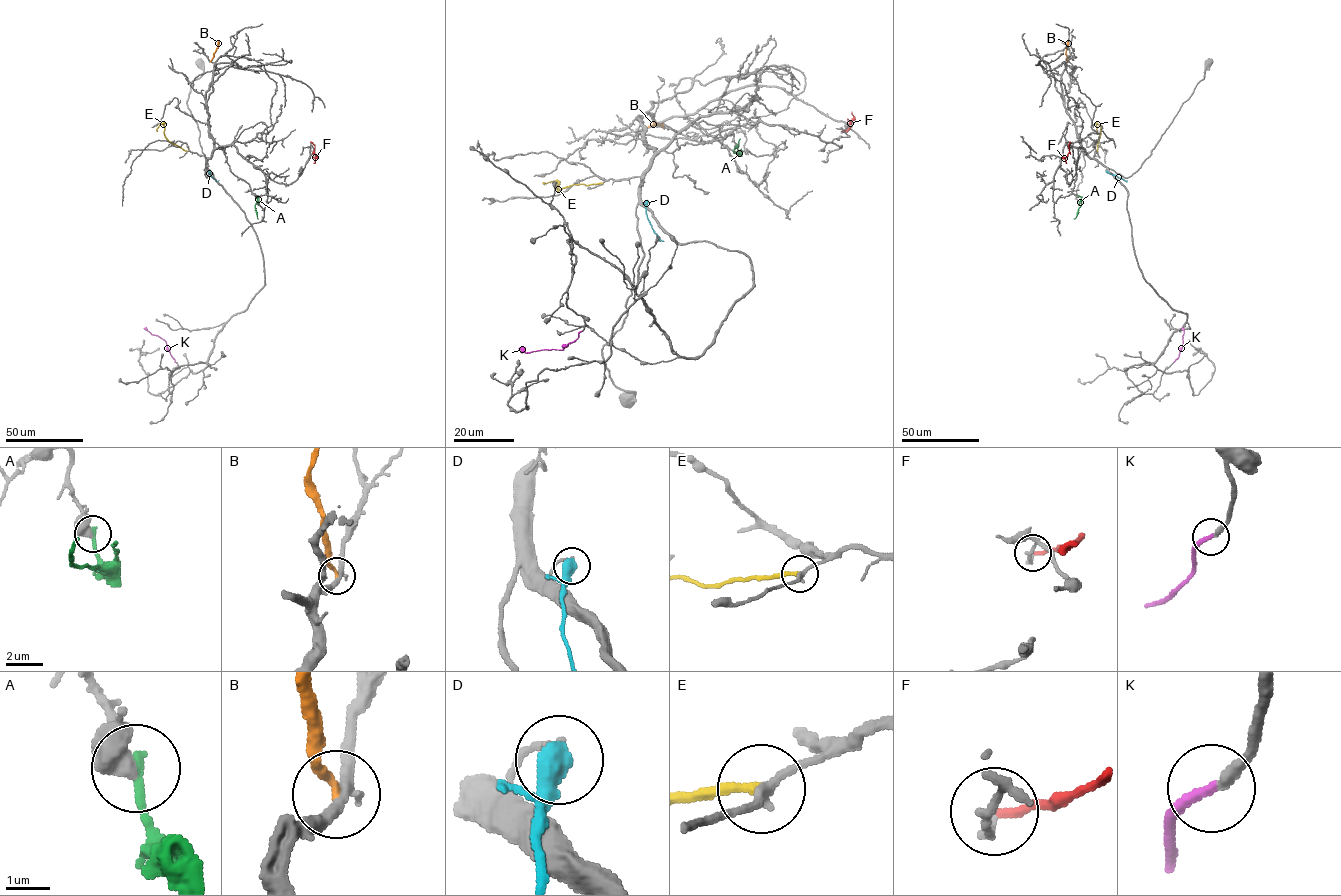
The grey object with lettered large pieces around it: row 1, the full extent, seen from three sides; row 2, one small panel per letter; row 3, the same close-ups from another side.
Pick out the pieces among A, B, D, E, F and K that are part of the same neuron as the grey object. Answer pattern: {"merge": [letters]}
{"merge": ["K"]}

